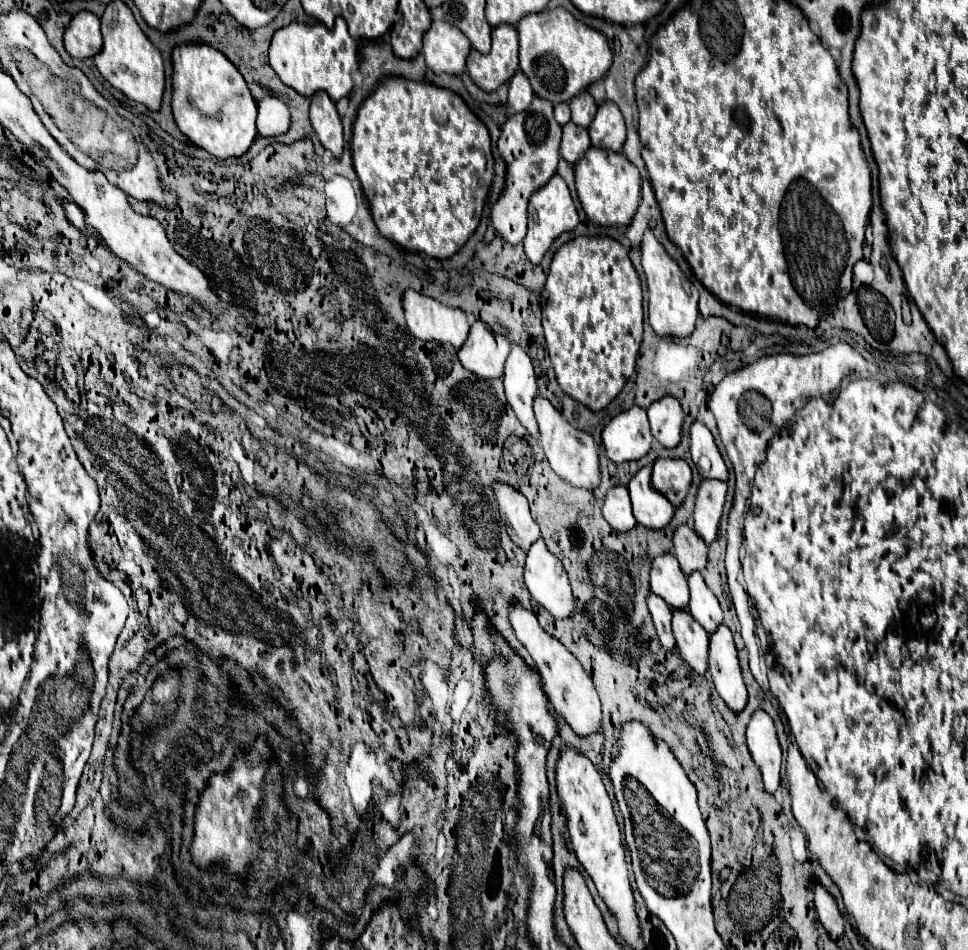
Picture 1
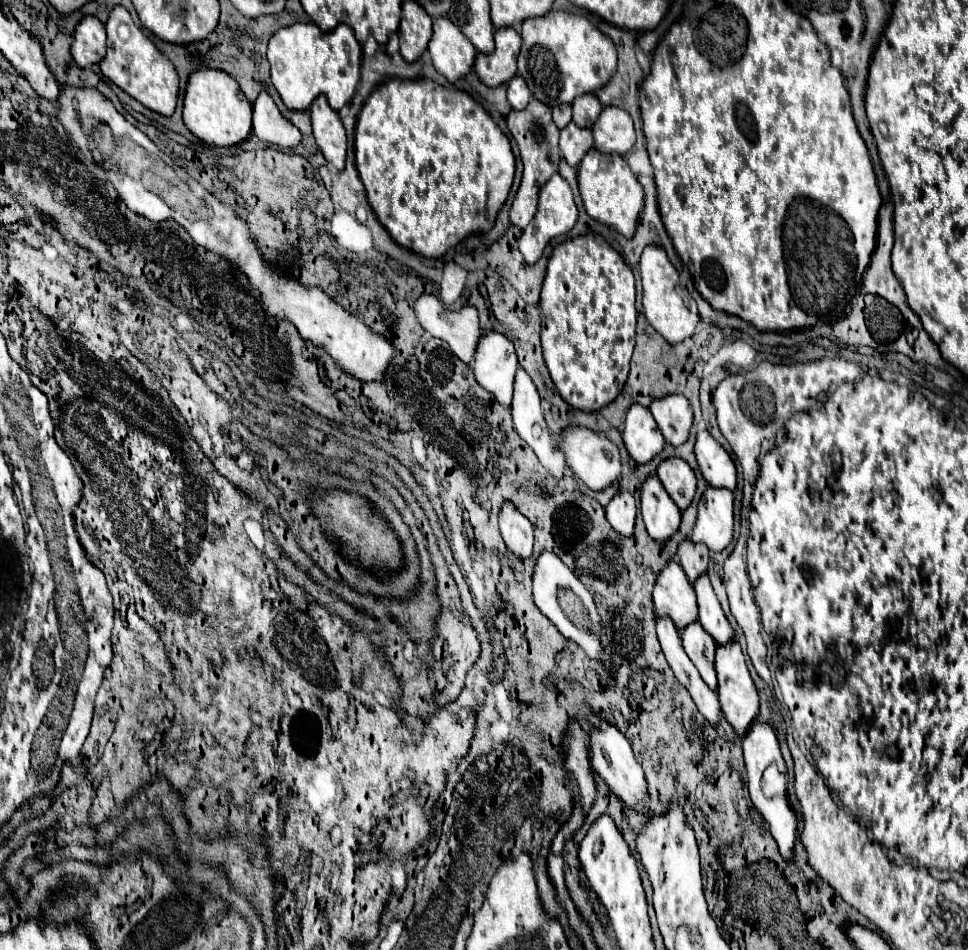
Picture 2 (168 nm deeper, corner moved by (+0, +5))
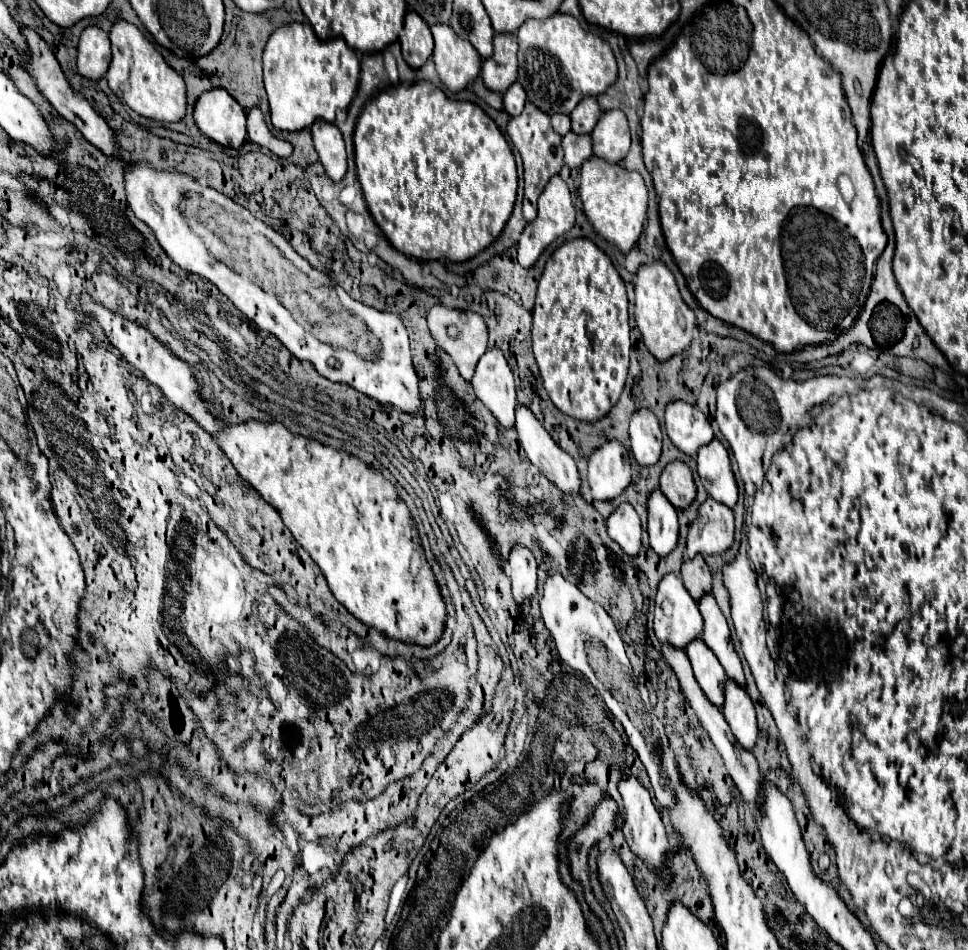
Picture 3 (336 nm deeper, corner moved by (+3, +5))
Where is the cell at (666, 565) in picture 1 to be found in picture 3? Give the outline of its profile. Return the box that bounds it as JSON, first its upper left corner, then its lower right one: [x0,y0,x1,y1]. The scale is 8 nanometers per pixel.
[654,574,702,650]

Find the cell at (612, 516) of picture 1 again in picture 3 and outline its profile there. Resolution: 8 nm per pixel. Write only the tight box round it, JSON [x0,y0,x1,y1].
[608,502,642,556]

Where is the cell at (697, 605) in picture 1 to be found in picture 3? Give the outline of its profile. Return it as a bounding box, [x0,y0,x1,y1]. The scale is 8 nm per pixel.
[698,594,744,688]

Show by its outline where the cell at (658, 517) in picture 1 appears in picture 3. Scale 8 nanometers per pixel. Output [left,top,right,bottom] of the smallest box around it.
[648,490,678,556]

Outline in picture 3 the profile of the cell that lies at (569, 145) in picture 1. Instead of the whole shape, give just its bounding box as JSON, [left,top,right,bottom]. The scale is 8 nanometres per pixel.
[562,132,592,168]

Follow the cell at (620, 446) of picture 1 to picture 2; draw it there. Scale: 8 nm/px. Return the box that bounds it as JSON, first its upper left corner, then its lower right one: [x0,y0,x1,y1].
[621,404,665,464]

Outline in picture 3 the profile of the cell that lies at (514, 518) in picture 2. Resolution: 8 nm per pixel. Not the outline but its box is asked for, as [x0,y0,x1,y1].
[508,546,538,606]

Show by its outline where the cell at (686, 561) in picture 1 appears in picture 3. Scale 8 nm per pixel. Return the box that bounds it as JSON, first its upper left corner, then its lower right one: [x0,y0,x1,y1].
[682,554,712,602]

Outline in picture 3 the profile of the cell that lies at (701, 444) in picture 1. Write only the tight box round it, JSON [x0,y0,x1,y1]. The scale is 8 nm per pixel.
[696,440,738,508]

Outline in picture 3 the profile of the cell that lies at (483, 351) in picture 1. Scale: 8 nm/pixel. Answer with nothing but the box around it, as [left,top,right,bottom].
[472,348,516,428]

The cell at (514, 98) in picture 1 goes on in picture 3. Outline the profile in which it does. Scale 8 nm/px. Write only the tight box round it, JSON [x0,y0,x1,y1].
[504,82,526,116]

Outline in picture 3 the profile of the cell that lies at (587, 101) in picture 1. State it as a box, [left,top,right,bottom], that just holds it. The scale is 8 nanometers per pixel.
[572,98,602,134]

